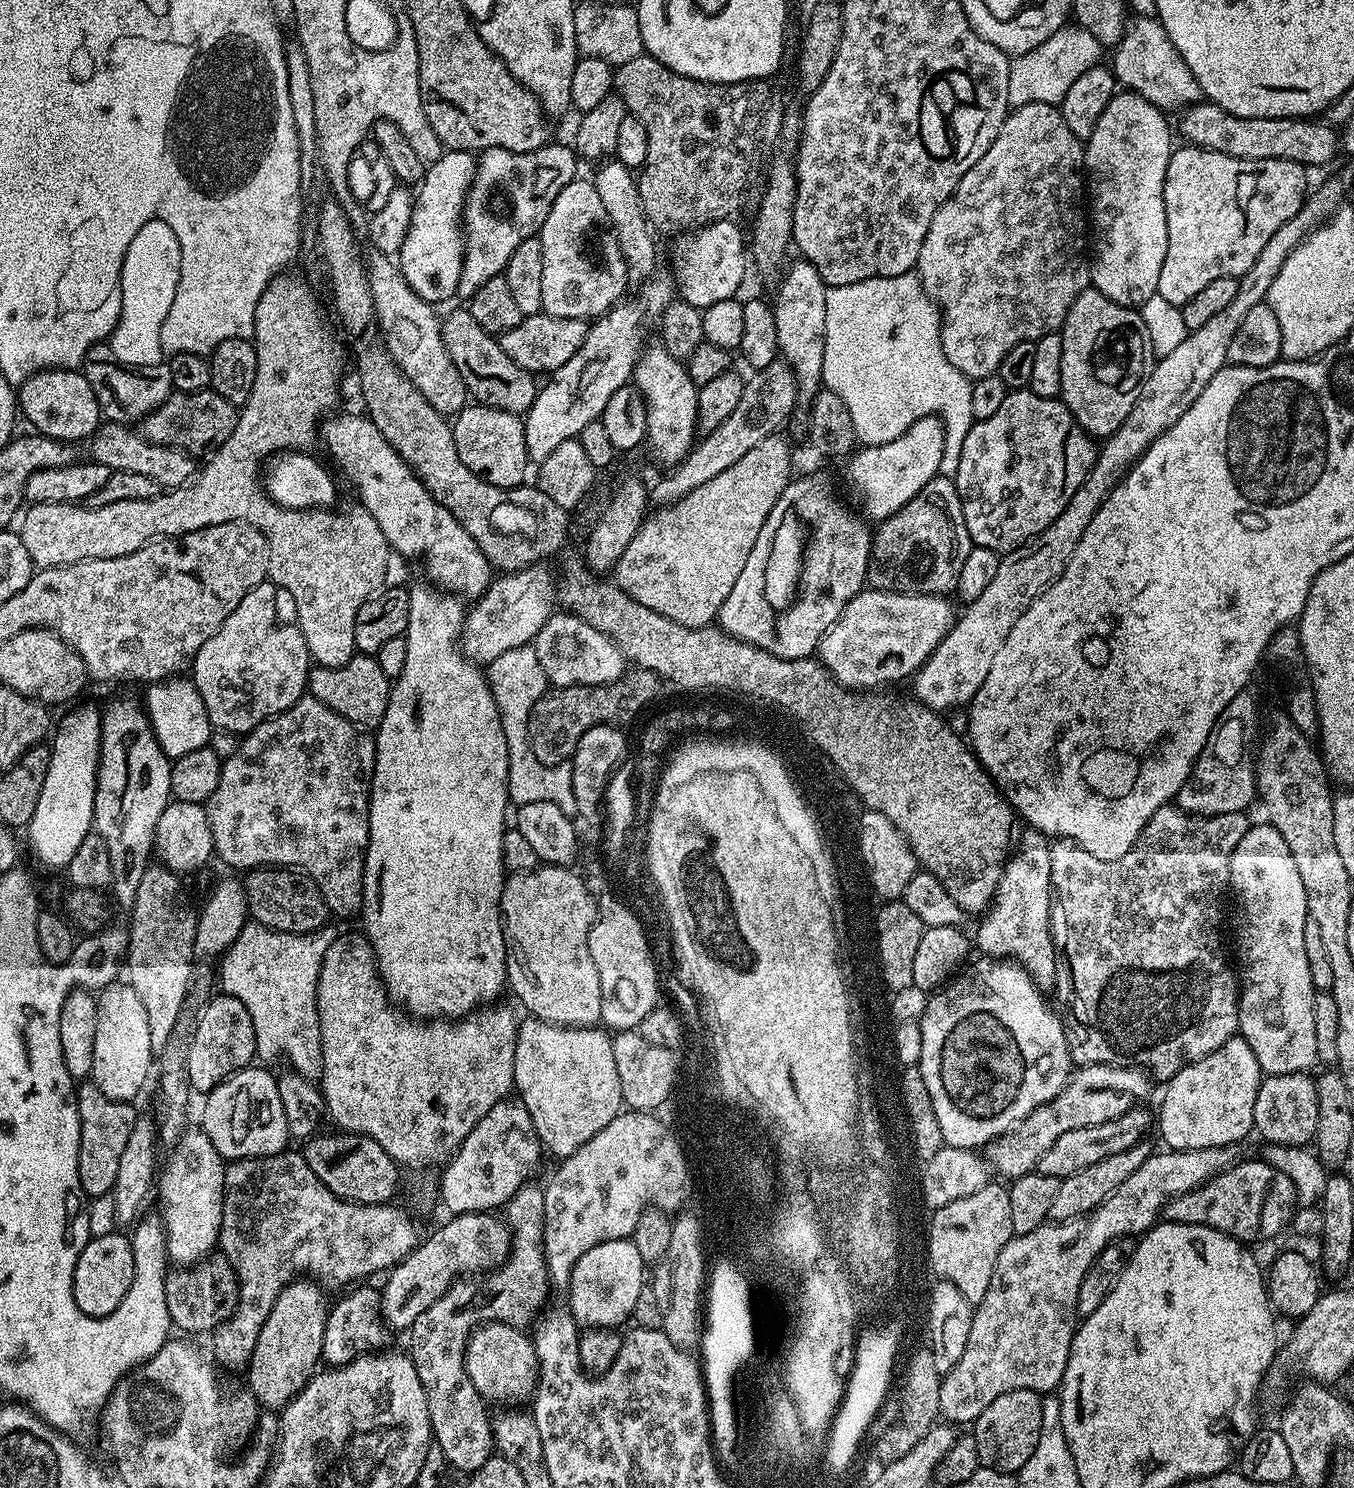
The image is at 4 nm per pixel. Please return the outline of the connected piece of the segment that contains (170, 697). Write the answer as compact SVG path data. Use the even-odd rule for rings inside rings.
M184 676L169 677L166 680L155 681L147 688L149 690L146 698L144 697L144 709L155 737L169 759L176 759L209 745L214 729L209 722L209 715L206 714L205 702L191 679Z

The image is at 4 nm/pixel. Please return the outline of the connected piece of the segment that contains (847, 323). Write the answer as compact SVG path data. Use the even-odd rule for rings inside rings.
M907 272L901 276L887 276L886 278L870 278L862 282L854 282L850 286L829 287L826 294L826 334L824 335L824 353L822 354L822 384L825 389L833 391L846 402L853 419L857 441L861 445L877 448L883 444L894 442L894 438L902 438L914 422L918 422L927 416L939 416L944 422L944 450L949 461L955 462L960 457L960 447L966 438L966 434L972 429L974 423L970 410L970 394L973 381L962 375L954 366L950 366L950 358L942 350L942 338L940 337L940 310L936 307L926 290L920 284L920 277Z

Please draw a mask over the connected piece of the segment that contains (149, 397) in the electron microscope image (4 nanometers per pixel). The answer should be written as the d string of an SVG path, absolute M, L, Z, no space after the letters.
M108 338L99 346L88 351L88 357L82 365L82 372L88 377L90 386L98 400L101 415L109 422L134 424L143 421L145 416L153 412L173 392L172 375L167 361L159 364L124 364L120 356L116 356L116 348Z

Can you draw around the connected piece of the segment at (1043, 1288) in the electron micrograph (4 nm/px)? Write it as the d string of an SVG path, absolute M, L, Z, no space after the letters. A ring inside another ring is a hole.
M1232 1146L1163 1151L1142 1162L1093 1212L1072 1220L1045 1222L1030 1234L1013 1235L1002 1246L990 1286L975 1305L965 1353L943 1373L940 1382L940 1416L945 1421L971 1425L994 1398L1002 1398L1010 1390L1055 1393L1078 1327L1078 1292L1100 1252L1116 1240L1143 1237L1156 1227L1169 1200L1201 1188L1238 1160Z

